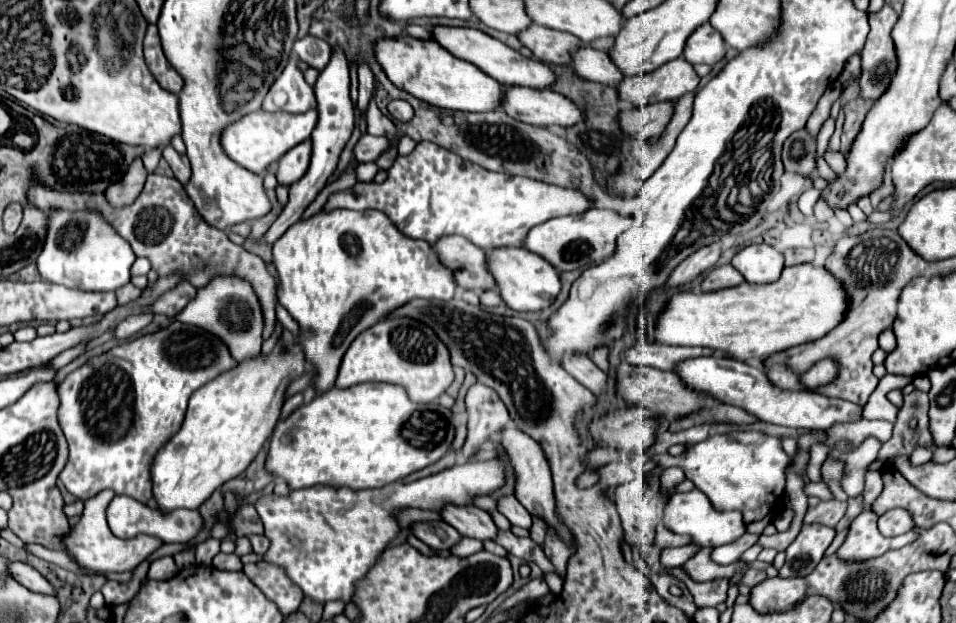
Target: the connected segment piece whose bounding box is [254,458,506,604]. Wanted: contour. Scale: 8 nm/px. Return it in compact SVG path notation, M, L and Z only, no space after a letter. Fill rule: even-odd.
M500 458L494 460L472 460L464 464L456 464L448 470L432 474L428 478L420 478L414 482L394 482L386 488L374 490L350 490L350 488L334 488L334 486L312 486L302 490L290 490L288 496L264 494L258 498L256 512L264 524L264 536L270 540L270 548L264 554L264 562L274 564L284 570L284 574L302 590L304 598L310 598L314 604L326 604L330 600L352 602L356 594L356 584L368 576L370 566L378 564L378 558L388 548L388 544L400 534L400 524L396 514L404 508L420 508L420 510L434 510L440 512L444 506L472 506L474 498L490 496L492 492L500 490L506 482L504 466Z

